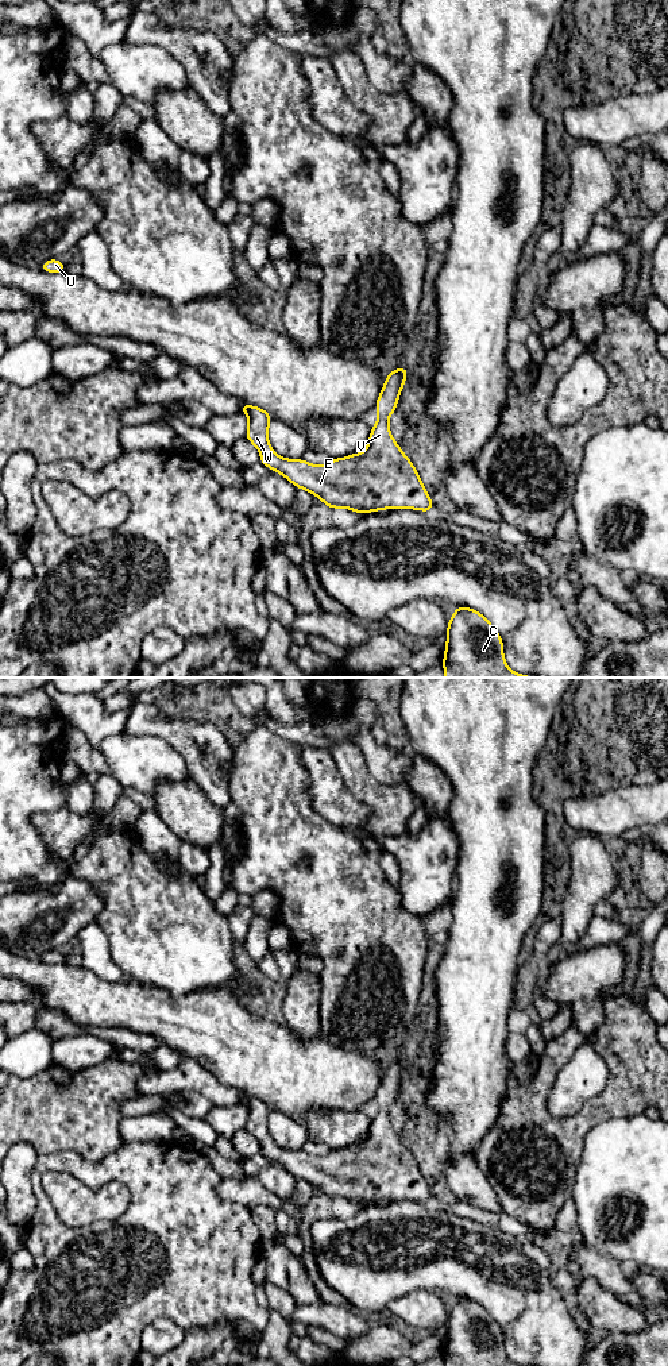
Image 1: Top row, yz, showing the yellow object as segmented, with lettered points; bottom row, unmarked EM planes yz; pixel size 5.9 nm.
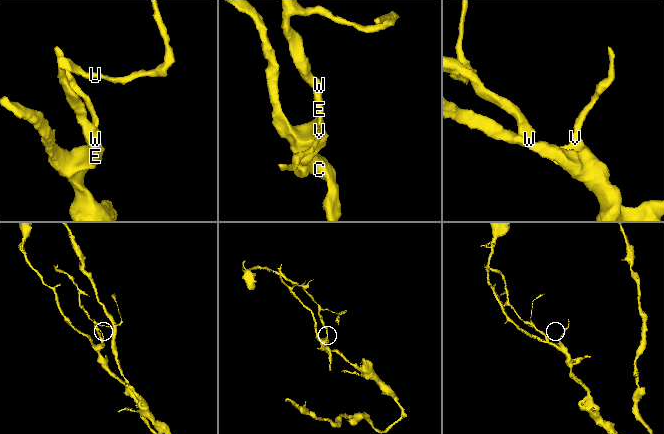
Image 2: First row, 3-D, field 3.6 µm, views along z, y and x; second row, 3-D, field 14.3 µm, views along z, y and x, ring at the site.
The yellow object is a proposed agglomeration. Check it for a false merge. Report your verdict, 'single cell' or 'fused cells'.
single cell

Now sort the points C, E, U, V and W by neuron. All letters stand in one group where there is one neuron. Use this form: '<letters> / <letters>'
C E U V W

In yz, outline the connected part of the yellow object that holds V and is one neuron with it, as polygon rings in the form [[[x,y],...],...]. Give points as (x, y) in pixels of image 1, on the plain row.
[[[402,1057],[386,1068],[375,1095],[378,1112],[362,1145],[332,1150],[324,1157],[281,1149],[270,1138],[267,1127],[273,1107],[247,1095],[239,1099],[248,1108],[244,1128],[258,1139],[263,1157],[285,1168],[297,1180],[308,1181],[329,1200],[347,1199],[354,1204],[402,1199],[435,1203],[417,1161],[389,1119],[389,1108],[397,1099],[408,1064],[408,1058]]]

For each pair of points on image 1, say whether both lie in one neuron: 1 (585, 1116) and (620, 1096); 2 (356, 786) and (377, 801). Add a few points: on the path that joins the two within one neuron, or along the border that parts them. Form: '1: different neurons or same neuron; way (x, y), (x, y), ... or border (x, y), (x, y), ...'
1: same neuron; way (593, 1114), (611, 1103)
2: same neuron; way (362, 786), (371, 795)

